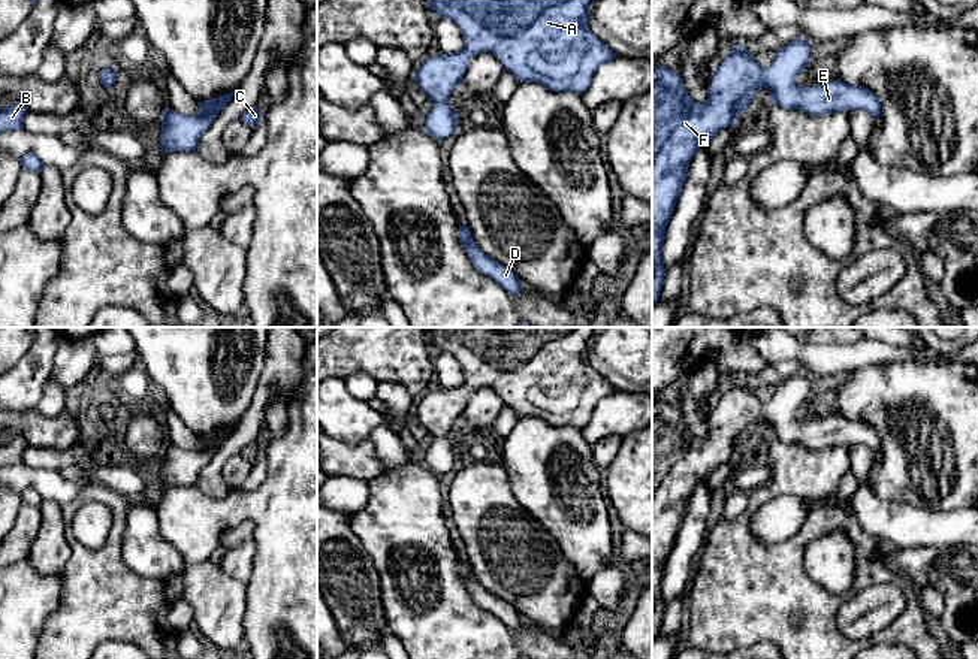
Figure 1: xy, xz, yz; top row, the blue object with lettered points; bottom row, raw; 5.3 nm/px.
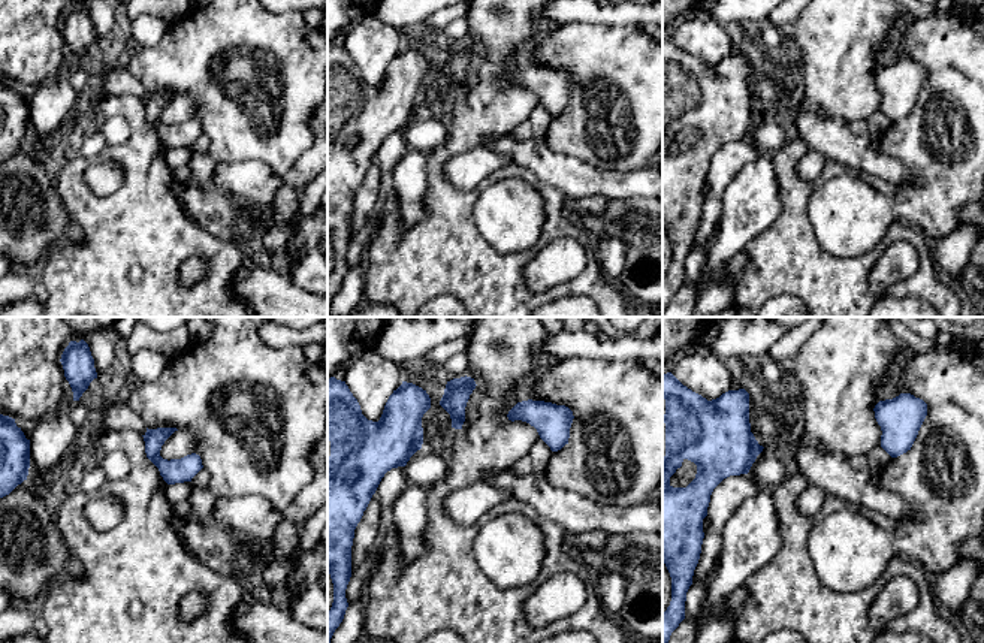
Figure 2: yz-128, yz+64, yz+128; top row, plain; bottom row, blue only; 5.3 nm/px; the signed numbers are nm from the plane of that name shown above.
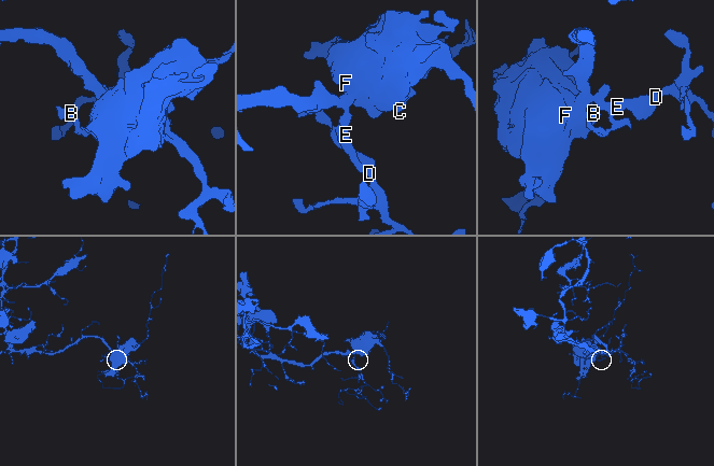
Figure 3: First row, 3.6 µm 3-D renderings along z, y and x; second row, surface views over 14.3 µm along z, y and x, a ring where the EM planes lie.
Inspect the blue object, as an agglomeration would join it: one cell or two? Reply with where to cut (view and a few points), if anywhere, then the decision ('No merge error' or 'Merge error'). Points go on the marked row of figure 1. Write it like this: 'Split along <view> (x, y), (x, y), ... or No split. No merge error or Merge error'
No split. No merge error

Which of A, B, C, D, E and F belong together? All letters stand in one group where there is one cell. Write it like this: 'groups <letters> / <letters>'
groups A B C D E F

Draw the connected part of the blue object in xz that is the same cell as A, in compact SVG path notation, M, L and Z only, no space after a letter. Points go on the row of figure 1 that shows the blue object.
M428 0L428 3L440 18L452 19L465 39L461 51L431 57L413 75L420 90L434 102L425 129L435 140L449 137L455 130L459 114L450 108L447 100L455 87L462 82L470 60L477 54L495 55L517 82L540 82L550 91L571 91L580 96L588 90L597 69L616 58L616 54L589 30L588 6L591 0Z

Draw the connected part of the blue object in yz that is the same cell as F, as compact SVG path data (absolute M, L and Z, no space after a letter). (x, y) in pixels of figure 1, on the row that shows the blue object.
M799 36L773 54L770 66L761 69L739 42L715 70L704 103L691 99L680 75L658 63L652 64L652 306L658 302L667 270L661 256L665 229L682 191L688 166L701 145L709 143L722 129L739 123L739 114L746 109L761 87L772 93L770 102L781 108L802 109L815 117L857 109L869 112L873 118L881 115L881 105L867 87L839 81L812 87L797 85L796 78L806 67L809 57L809 42Z

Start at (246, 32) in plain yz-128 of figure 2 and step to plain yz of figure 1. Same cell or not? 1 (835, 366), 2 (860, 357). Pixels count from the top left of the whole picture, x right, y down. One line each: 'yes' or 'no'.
1: no
2: no

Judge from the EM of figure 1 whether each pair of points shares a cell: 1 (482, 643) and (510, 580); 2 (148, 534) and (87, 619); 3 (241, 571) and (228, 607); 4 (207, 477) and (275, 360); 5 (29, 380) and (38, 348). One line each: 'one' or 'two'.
1: two
2: two
3: two
4: one
5: one

